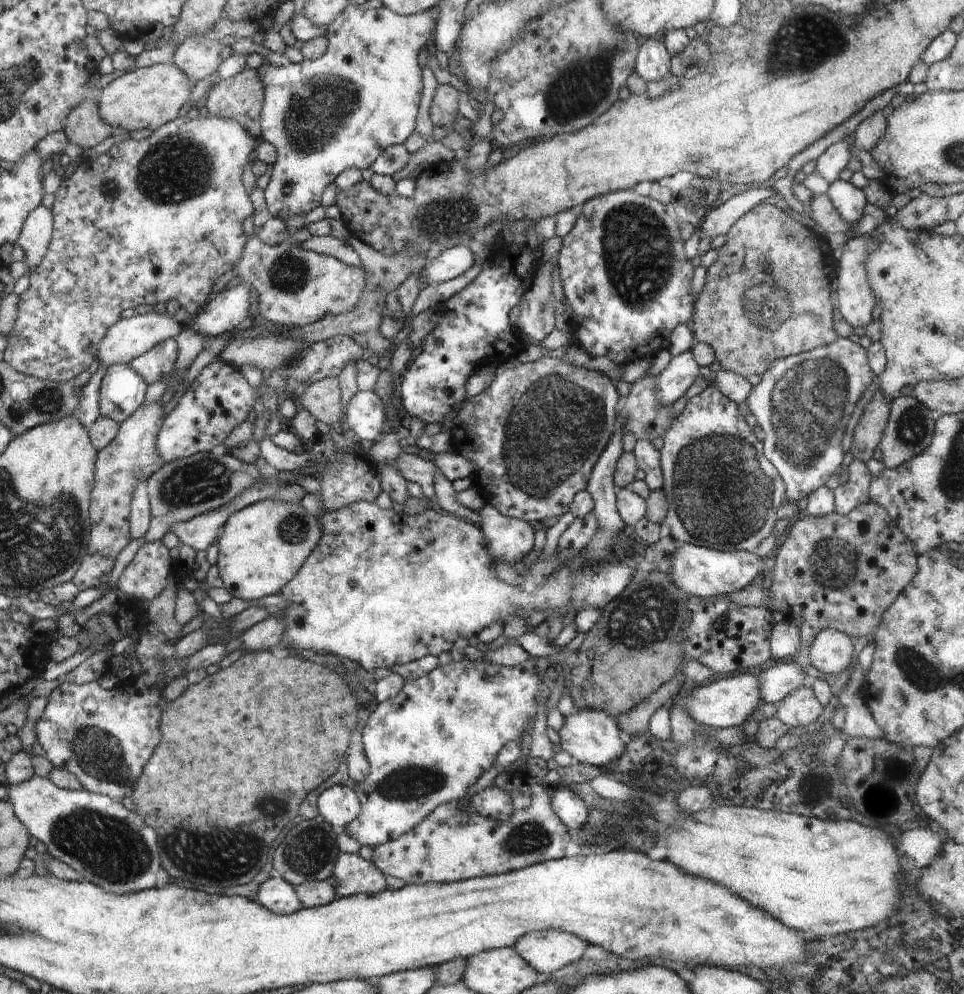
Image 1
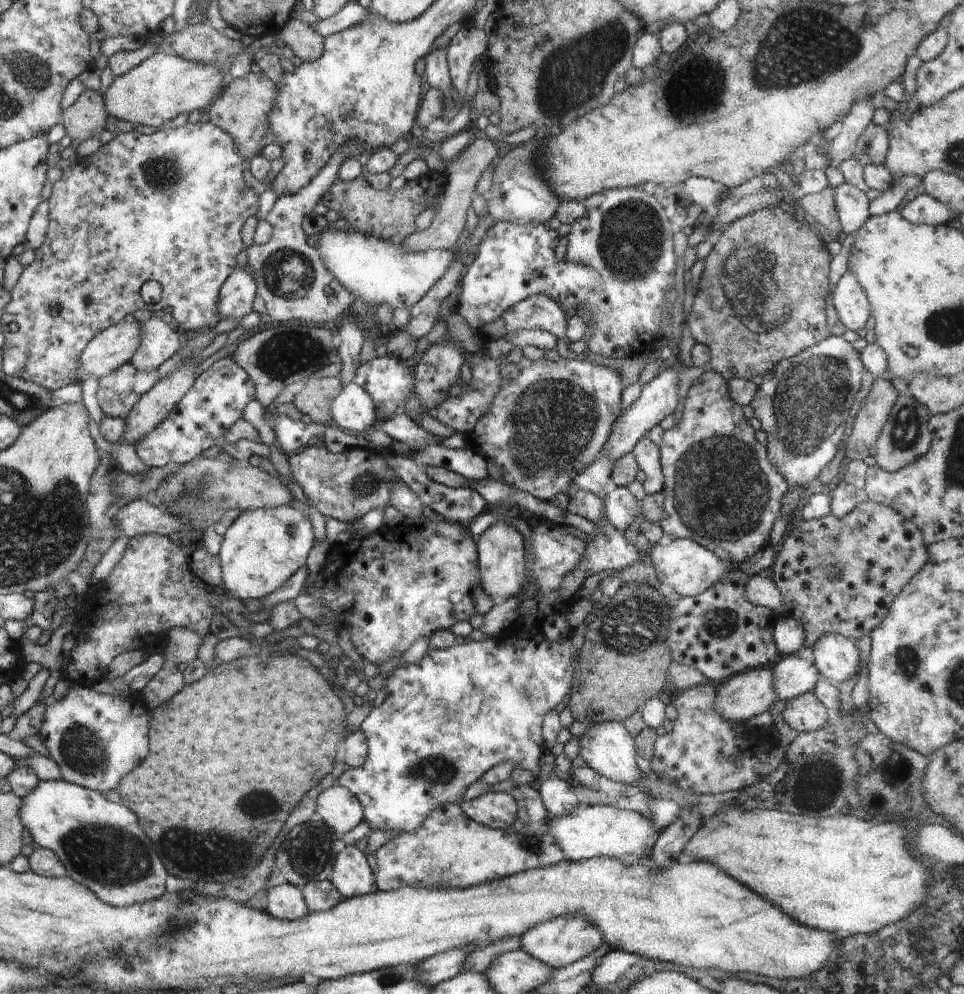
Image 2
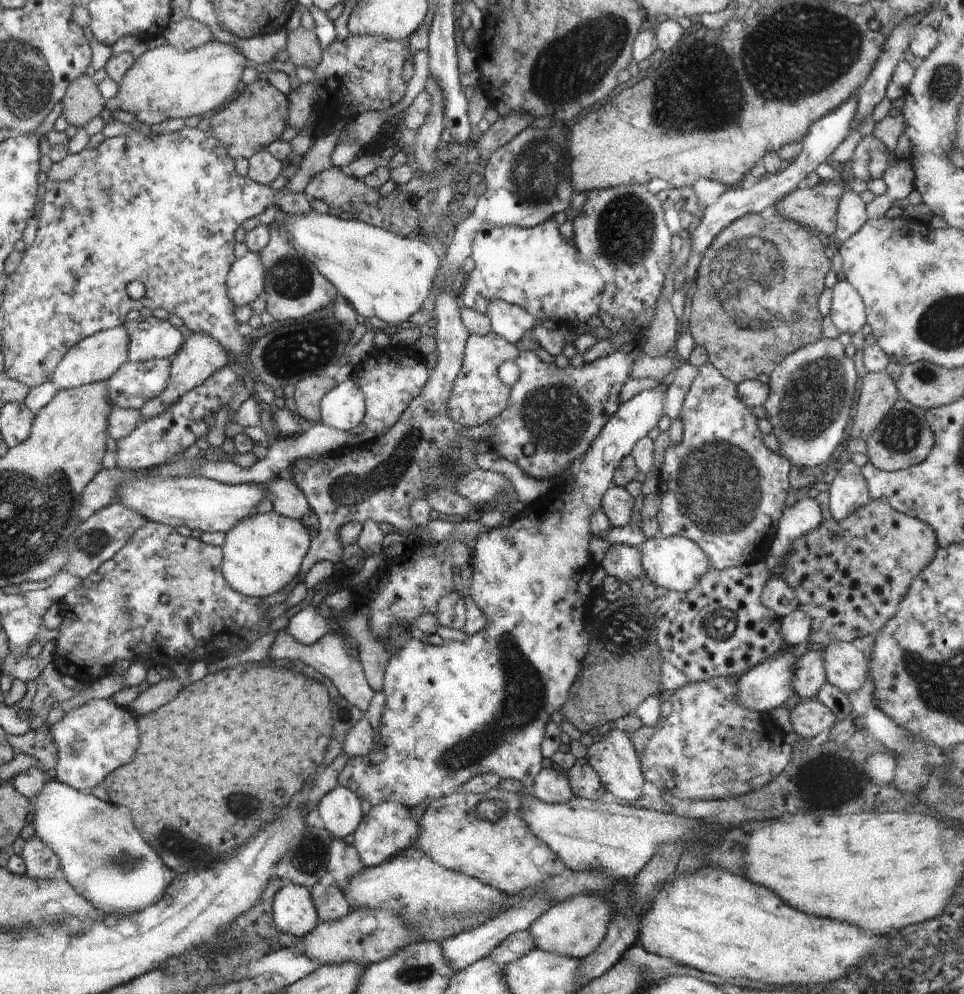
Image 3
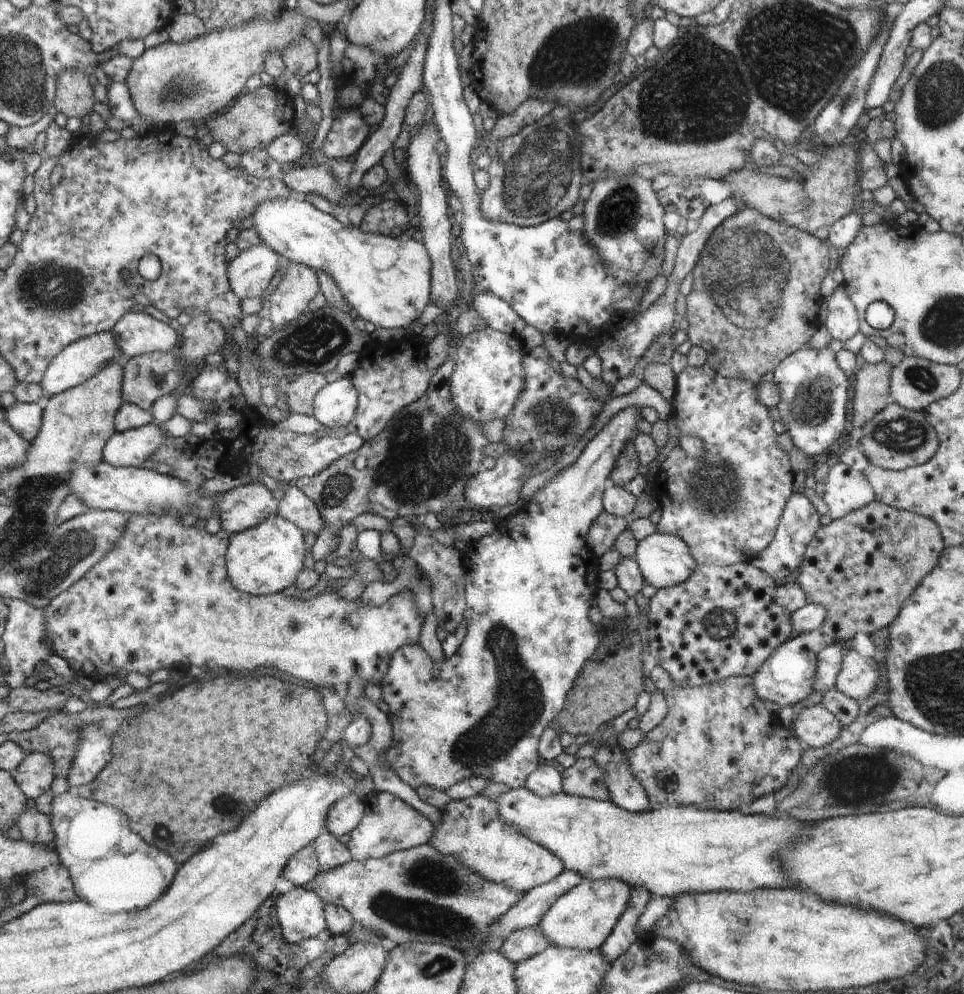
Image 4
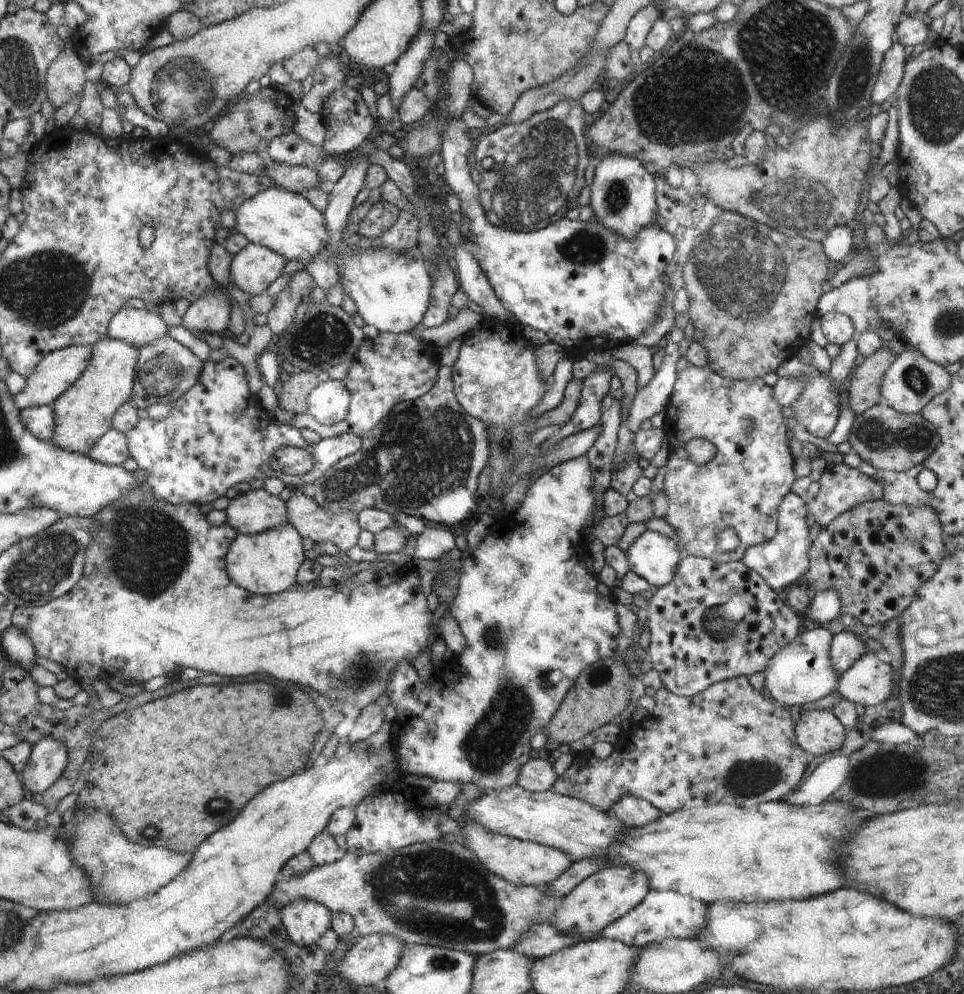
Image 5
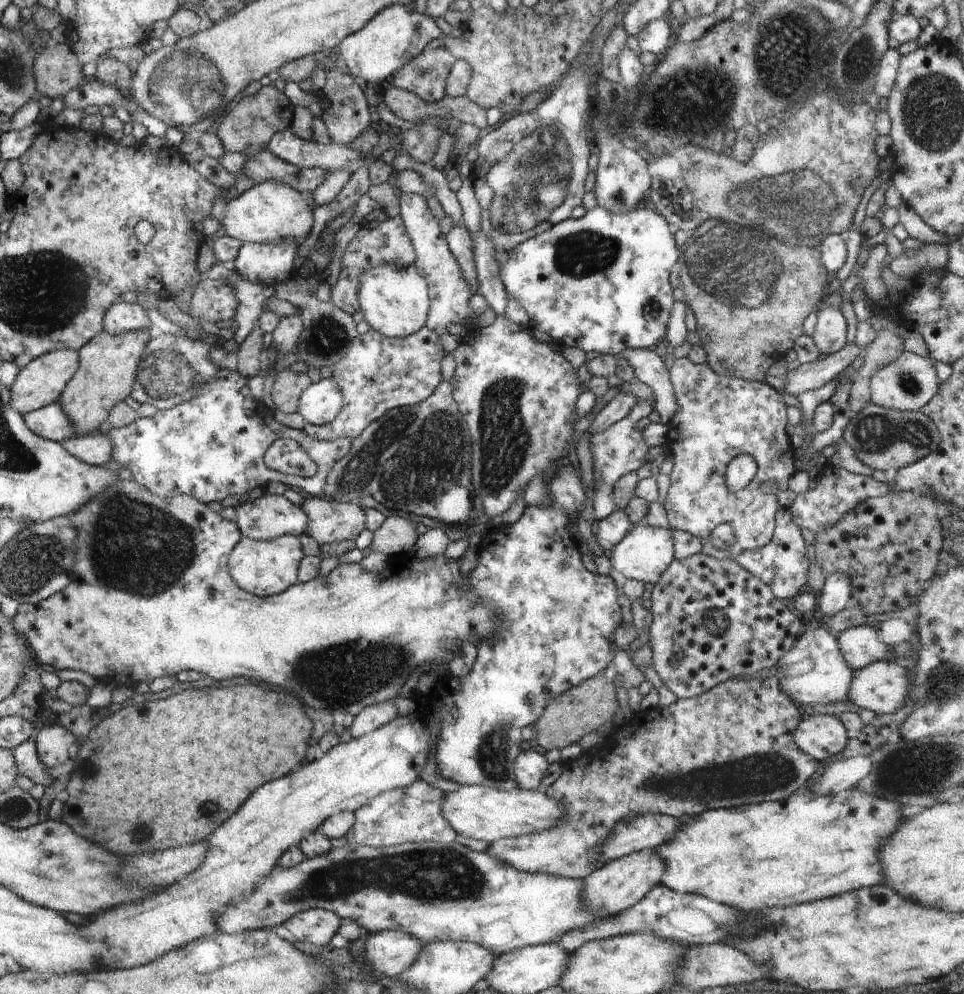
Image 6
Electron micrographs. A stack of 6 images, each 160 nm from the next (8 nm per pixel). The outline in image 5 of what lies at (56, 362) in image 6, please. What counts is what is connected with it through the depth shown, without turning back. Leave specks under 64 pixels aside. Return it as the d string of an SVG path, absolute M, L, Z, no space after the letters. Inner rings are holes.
M72 345L58 349L46 356L42 363L35 369L32 375L26 377L26 384L13 399L17 407L25 409L33 406L51 405L58 396L68 391L70 387L82 376L91 363L91 345Z

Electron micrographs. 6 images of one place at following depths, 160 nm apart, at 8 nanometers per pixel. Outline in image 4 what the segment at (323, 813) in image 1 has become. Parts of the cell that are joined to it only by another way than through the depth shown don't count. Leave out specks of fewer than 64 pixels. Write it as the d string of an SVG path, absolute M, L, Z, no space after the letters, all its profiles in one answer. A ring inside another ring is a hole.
M354 793L333 804L328 812L325 827L336 837L352 832L365 816L365 803Z

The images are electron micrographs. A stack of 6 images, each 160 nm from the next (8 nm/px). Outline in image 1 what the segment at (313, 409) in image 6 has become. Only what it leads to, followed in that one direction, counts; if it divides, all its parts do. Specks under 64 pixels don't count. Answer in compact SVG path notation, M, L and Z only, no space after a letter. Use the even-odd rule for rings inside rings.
M359 391L345 405L344 426L352 429L362 443L376 443L384 426L384 406L374 391Z

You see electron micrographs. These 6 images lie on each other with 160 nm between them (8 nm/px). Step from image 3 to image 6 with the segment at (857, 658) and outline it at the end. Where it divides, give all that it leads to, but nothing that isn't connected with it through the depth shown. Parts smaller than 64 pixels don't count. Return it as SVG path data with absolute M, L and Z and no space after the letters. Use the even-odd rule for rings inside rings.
M882 659L853 671L847 698L860 708L872 710L878 716L894 713L902 708L910 690L906 676L909 669L896 665L891 659Z

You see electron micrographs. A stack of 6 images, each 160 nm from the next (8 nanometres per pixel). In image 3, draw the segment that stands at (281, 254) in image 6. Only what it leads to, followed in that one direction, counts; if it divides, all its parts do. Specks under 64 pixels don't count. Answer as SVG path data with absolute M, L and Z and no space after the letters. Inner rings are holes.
M249 252L238 258L229 271L229 294L234 306L242 307L254 302L264 290L264 266L257 253Z

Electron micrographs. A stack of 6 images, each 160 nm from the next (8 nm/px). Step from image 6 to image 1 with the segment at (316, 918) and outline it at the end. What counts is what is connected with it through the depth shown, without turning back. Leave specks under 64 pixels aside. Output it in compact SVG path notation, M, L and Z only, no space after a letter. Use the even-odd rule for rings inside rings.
M272 877L260 886L256 902L272 913L284 916L290 916L304 907L297 890L288 881Z

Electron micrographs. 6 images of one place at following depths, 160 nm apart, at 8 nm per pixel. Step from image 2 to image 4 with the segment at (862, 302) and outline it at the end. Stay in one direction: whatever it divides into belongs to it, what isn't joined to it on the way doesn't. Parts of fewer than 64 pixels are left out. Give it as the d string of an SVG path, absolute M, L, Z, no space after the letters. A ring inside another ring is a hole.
M838 285L825 300L828 304L825 325L832 338L844 342L854 336L859 331L857 308L851 302L843 285Z

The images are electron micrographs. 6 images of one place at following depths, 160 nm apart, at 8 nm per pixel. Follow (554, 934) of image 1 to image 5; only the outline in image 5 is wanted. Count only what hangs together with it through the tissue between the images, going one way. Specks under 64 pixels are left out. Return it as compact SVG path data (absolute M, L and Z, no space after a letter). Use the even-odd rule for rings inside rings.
M602 867L600 871L587 876L577 887L574 887L573 891L561 898L557 911L553 912L551 925L564 936L569 936L574 943L596 939L600 937L603 928L616 922L621 916L638 906L648 894L649 889L649 877L645 872L635 871L630 867Z

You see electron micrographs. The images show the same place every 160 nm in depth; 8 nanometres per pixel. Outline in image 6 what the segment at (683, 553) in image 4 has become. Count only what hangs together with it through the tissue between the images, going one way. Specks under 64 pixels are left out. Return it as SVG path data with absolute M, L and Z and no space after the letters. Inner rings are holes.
M640 523L632 527L628 534L618 541L618 544L612 549L612 556L609 559L613 568L627 579L656 584L675 558L676 549L670 531Z

